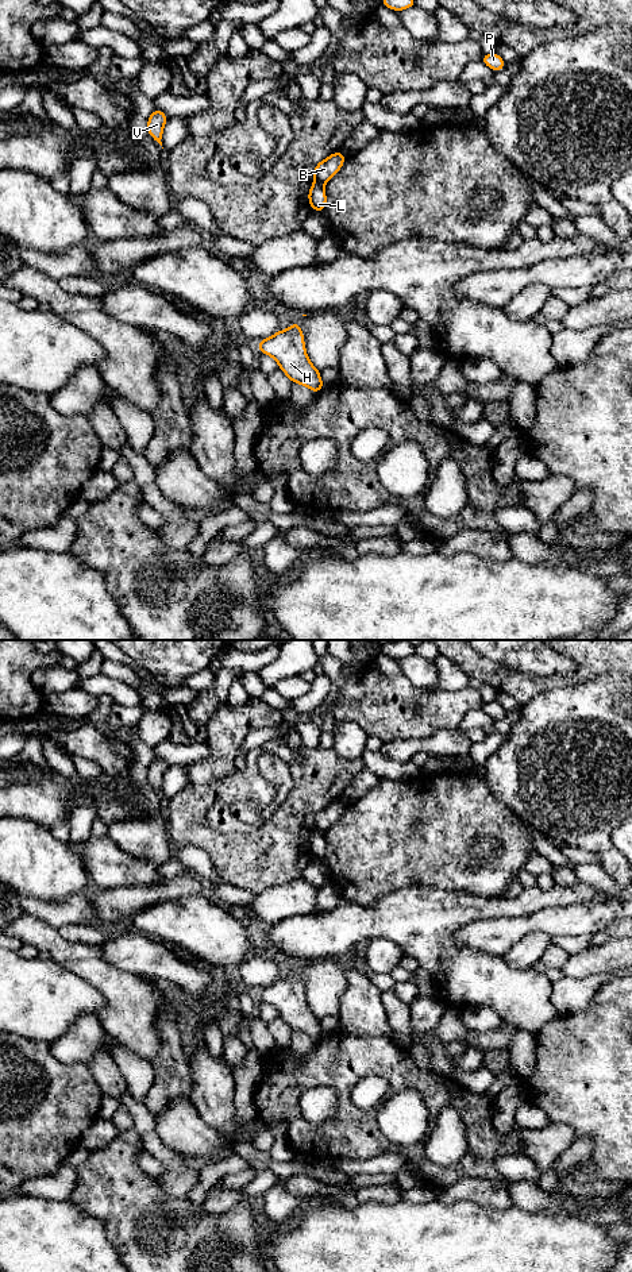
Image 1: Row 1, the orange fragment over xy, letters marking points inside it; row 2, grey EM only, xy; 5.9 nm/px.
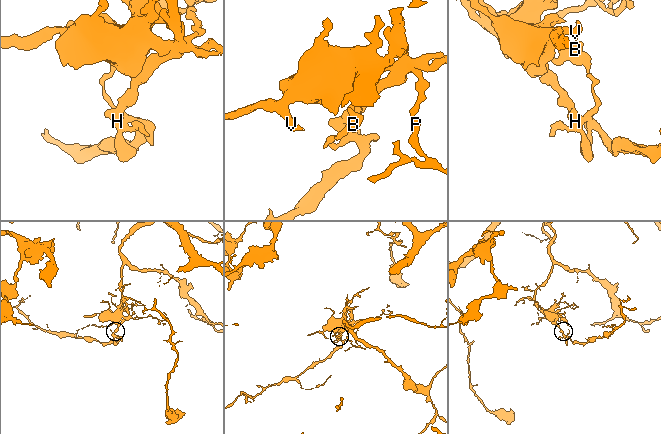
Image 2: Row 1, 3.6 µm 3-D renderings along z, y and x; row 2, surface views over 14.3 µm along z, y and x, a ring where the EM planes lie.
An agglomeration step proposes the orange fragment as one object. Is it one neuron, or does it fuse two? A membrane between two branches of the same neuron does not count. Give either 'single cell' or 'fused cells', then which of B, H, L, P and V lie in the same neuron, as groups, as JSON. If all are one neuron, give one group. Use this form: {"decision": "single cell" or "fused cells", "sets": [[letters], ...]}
{"decision": "fused cells", "sets": [["B", "P", "V"], ["H", "L"]]}

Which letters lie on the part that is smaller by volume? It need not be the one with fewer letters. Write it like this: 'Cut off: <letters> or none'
Cut off: B, P, V

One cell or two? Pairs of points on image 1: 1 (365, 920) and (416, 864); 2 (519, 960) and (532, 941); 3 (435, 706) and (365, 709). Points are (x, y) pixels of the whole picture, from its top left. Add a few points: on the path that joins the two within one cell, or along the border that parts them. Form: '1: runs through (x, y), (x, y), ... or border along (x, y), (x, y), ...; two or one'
1: border along (423, 886), (399, 887), (382, 894), (373, 902); two
2: runs through (521, 956), (532, 945); one
3: runs through (417, 700), (412, 704), (382, 705); one

